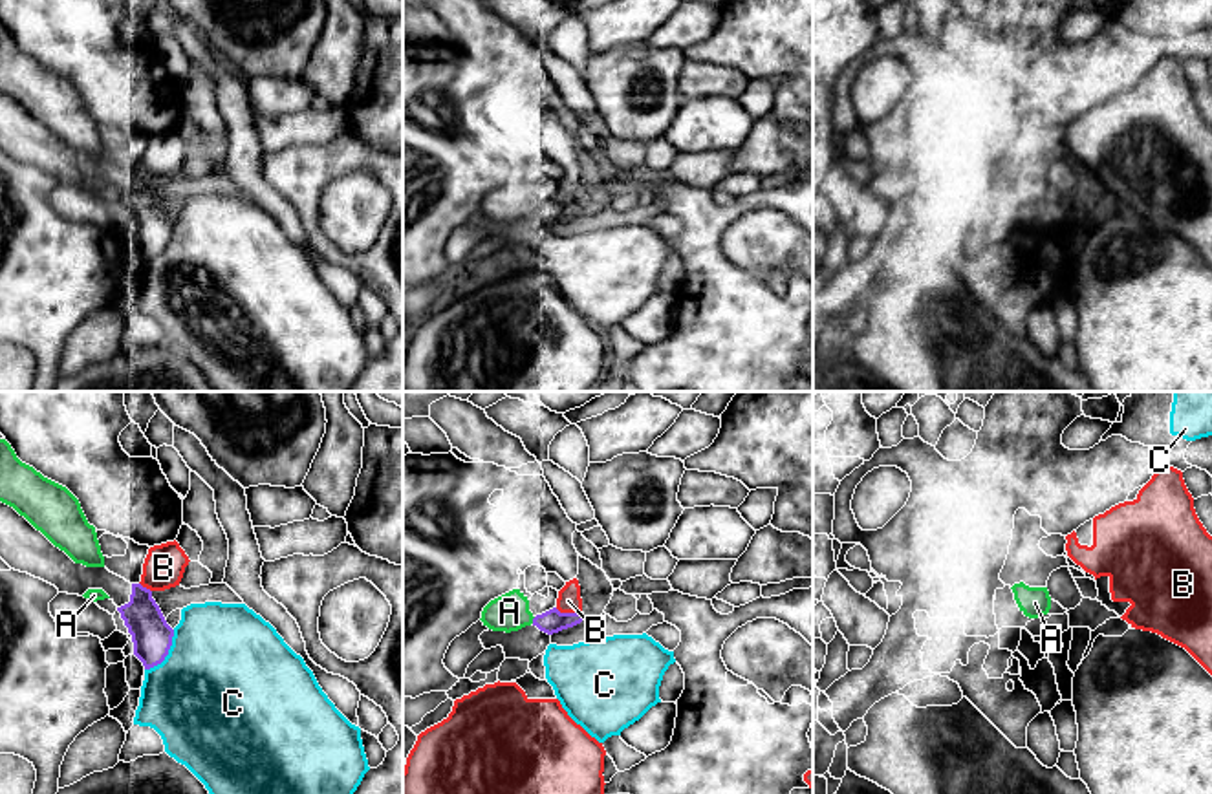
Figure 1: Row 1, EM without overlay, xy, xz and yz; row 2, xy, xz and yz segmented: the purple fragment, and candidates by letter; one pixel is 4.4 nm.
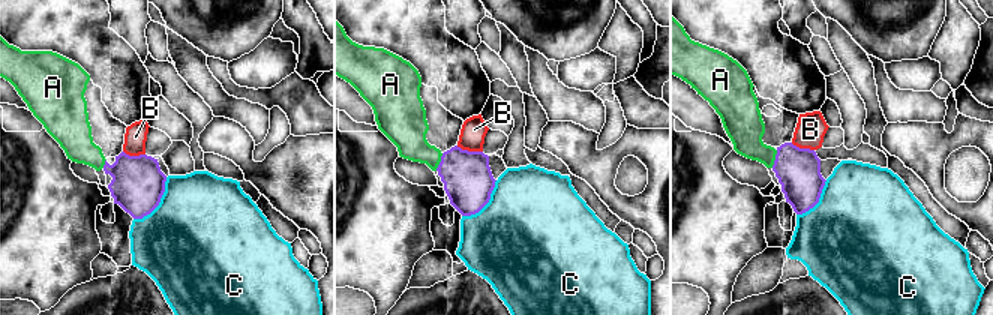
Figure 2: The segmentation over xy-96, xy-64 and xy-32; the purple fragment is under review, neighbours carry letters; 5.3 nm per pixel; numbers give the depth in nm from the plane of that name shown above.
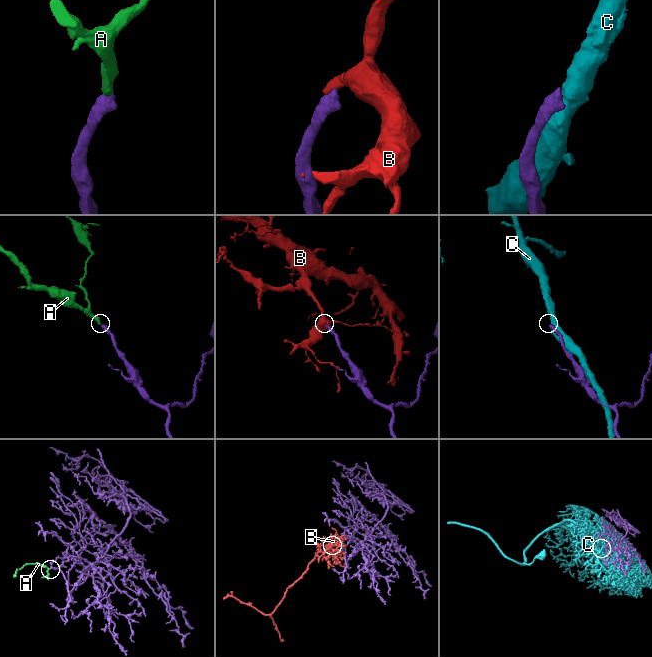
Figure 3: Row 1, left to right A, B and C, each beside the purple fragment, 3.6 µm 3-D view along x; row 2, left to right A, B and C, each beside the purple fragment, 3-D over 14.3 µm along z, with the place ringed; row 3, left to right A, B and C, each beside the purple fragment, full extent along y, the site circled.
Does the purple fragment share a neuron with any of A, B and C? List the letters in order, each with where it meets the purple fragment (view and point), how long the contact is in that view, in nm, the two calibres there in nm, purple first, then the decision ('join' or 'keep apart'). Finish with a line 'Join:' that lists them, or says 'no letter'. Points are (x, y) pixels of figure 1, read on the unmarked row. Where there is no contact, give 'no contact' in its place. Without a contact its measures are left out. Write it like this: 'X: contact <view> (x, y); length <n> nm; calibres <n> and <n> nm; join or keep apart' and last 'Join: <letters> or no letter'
A: contact xz (533, 211); length 40 nm; calibres 100 and 160 nm; join
B: contact xz (568, 203); length 120 nm; calibres 100 and 100 nm; keep apart
C: contact xy (167, 244); length 220 nm; calibres 180 and 500 nm; keep apart
Join: A

